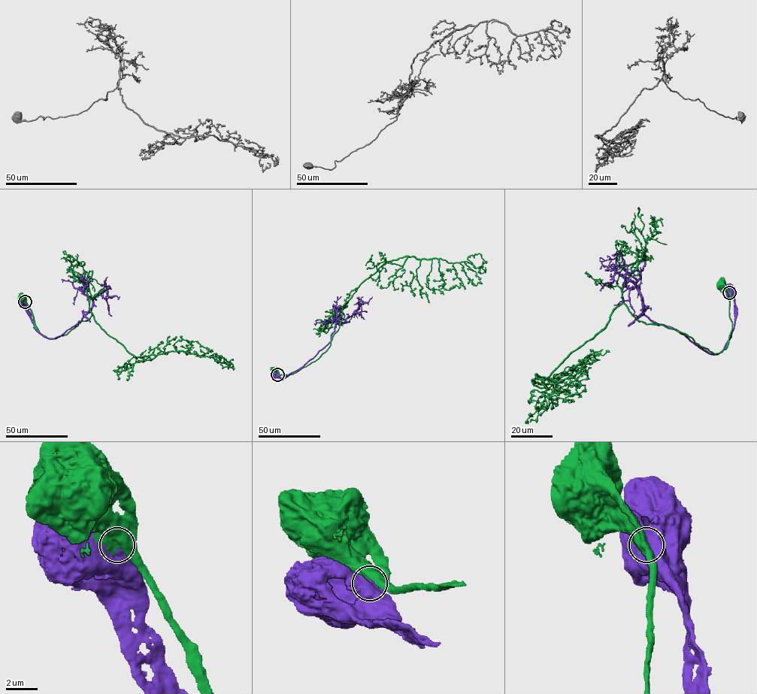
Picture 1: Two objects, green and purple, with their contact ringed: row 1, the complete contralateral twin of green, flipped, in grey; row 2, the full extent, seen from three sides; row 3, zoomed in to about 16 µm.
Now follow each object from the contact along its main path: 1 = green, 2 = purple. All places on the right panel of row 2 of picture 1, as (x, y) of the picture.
1: (729, 292), (720, 284)
2: (729, 292), (731, 336), (710, 354), (651, 321), (640, 291), (617, 273), (611, 283), (600, 283)

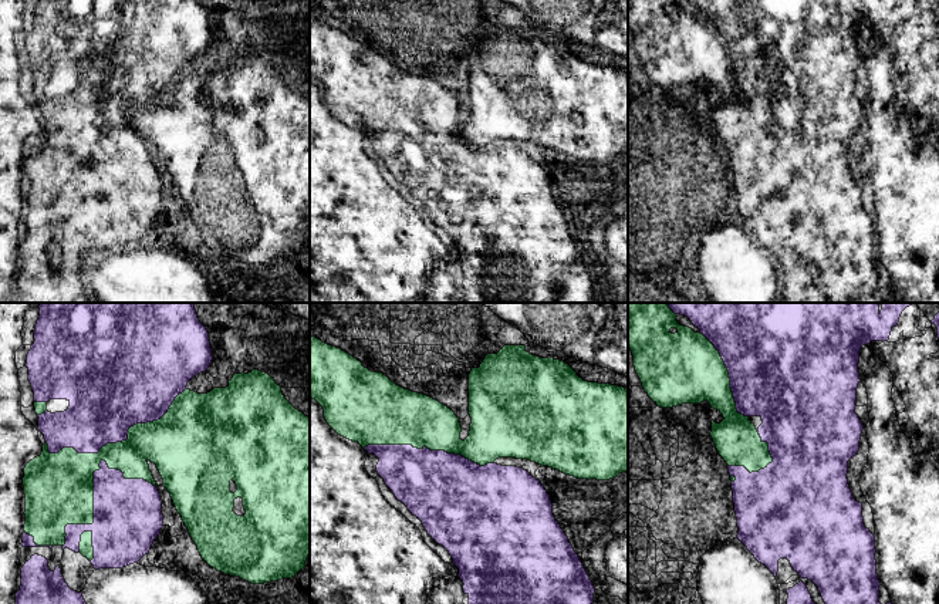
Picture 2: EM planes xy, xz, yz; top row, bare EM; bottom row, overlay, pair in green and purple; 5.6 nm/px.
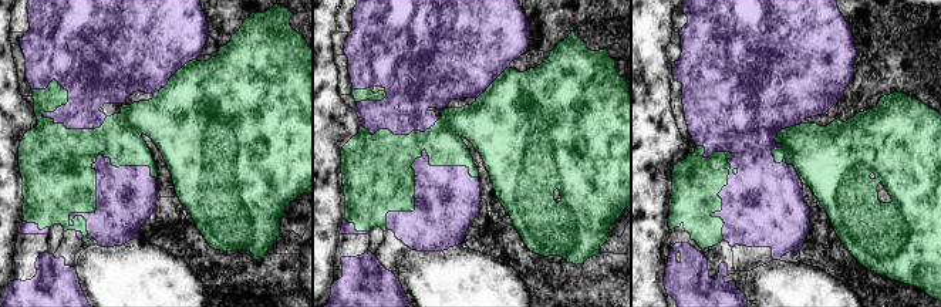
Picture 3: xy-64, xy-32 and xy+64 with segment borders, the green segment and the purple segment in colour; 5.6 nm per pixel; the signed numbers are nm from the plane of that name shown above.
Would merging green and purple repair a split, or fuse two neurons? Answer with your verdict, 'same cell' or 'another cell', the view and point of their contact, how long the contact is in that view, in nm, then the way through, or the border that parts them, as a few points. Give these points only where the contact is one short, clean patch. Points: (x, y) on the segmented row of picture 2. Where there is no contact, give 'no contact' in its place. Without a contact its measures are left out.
another cell; contact xy (93, 486); length 650 nm

